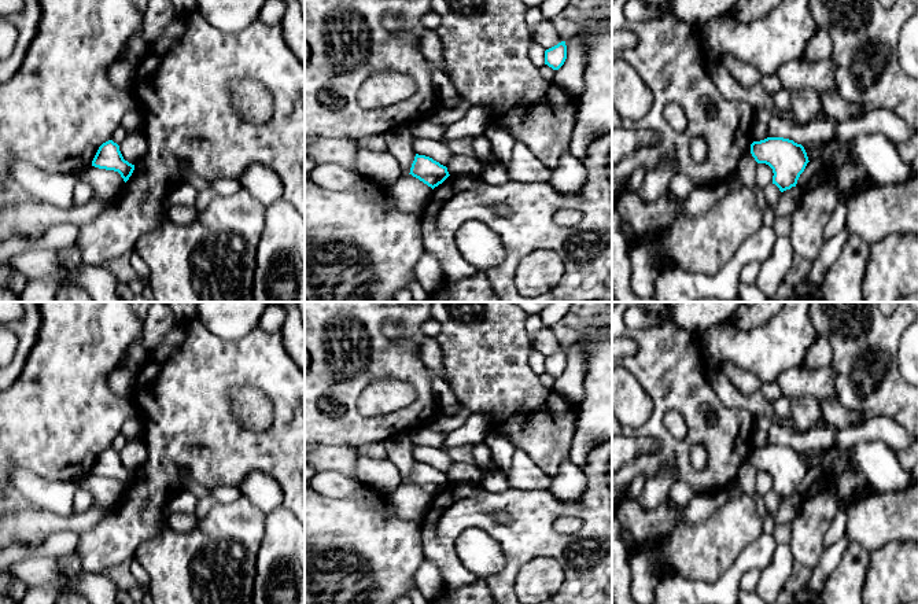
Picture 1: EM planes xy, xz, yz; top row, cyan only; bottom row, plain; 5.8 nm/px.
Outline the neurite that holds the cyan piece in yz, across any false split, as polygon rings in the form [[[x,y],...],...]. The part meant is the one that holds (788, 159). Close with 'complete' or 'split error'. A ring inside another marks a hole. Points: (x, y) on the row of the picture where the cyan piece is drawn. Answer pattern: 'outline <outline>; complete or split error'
outline [[[784,137],[753,141],[751,154],[757,163],[766,163],[773,169],[773,184],[781,192],[796,187],[800,174],[810,162],[801,144]]]; complete

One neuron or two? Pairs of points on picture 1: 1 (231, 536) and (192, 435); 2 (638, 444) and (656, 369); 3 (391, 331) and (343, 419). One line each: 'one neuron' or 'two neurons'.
1: two neurons
2: two neurons
3: two neurons

